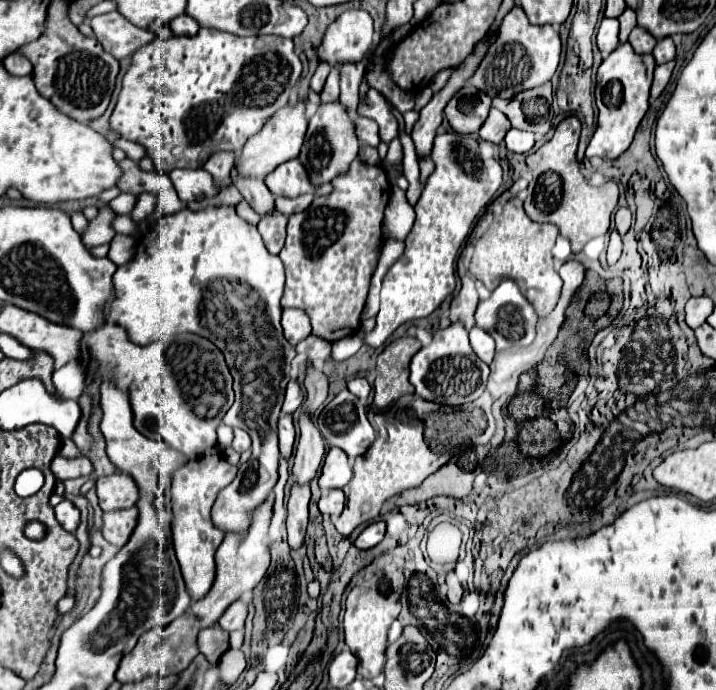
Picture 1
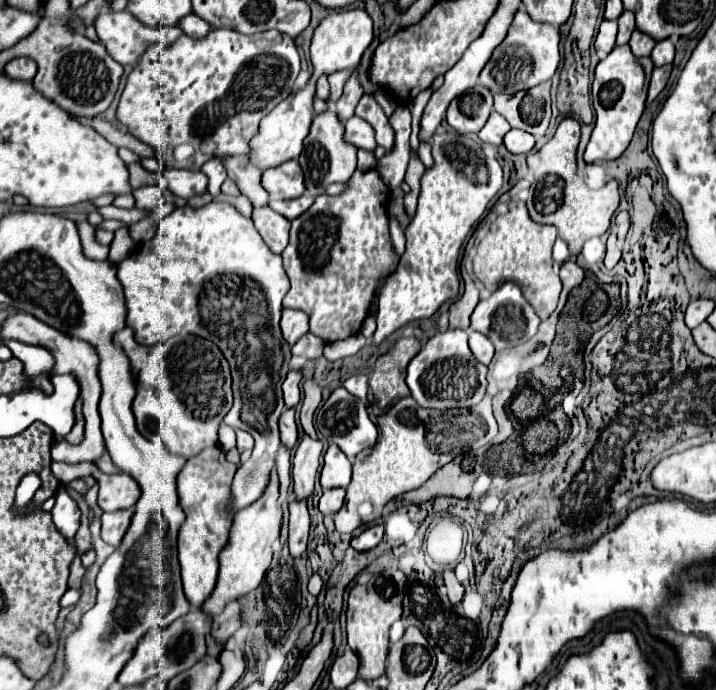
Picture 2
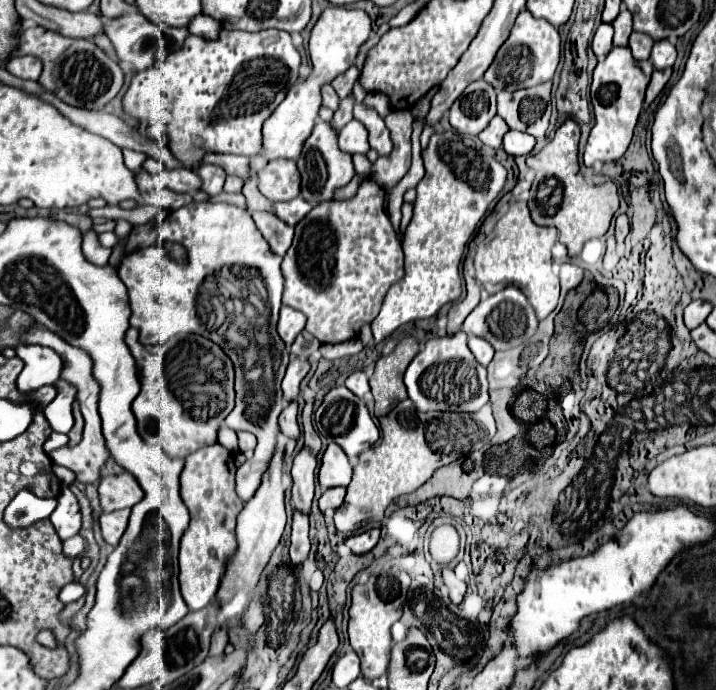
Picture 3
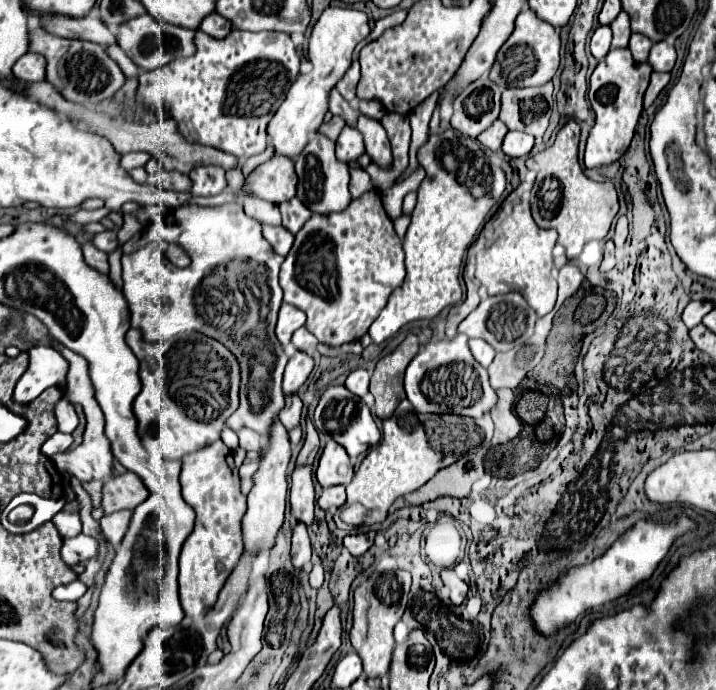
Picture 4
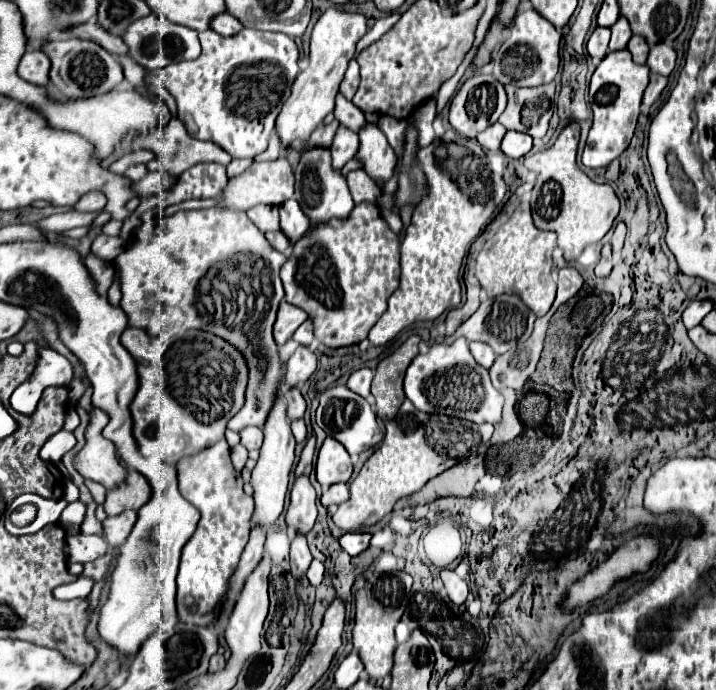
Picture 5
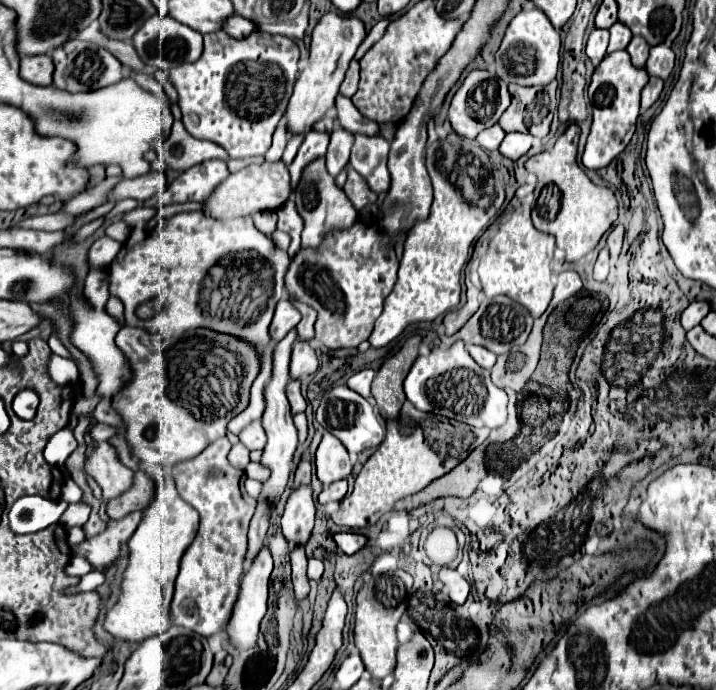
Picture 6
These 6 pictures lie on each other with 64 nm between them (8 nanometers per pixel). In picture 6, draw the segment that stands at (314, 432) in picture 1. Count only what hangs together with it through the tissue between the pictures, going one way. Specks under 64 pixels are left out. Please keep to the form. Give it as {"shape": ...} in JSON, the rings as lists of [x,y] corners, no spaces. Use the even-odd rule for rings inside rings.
{"shape":[[[300,486],[296,488],[284,508],[282,514],[282,534],[288,540],[290,548],[296,544],[308,544],[314,526],[314,500],[312,488]]]}

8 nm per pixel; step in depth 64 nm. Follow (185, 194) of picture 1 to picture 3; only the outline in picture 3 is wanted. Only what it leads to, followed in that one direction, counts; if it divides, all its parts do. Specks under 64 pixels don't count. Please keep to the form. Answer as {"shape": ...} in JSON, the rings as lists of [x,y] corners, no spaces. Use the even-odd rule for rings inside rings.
{"shape":[[[186,168],[164,169],[160,174],[166,174],[166,178],[169,176],[169,182],[166,182],[166,186],[174,192],[192,192],[192,190],[196,192],[200,188],[200,178],[192,170],[186,170]]]}

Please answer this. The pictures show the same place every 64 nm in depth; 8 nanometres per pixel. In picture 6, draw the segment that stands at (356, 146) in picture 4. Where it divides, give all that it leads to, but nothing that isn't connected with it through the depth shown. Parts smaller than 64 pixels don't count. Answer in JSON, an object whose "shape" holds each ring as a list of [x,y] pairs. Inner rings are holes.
{"shape":[[[336,126],[332,136],[330,136],[330,146],[326,152],[326,168],[330,176],[338,176],[344,168],[344,164],[348,164],[350,158],[350,148],[352,148],[352,134],[348,130],[344,130],[342,126]]]}

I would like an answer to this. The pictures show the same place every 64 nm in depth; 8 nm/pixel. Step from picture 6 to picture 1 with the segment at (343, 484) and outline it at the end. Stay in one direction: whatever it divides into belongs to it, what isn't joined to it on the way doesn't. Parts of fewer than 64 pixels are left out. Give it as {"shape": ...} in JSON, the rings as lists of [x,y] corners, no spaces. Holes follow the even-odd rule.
{"shape":[[[328,490],[322,494],[320,502],[318,502],[318,508],[324,516],[330,516],[330,518],[338,518],[342,508],[344,508],[344,492],[342,490]]]}

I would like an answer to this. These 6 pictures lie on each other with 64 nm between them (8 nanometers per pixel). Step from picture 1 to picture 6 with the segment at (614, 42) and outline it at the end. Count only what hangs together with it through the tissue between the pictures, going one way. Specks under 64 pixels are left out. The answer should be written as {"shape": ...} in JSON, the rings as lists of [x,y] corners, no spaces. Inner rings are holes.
{"shape":[[[598,28],[592,30],[586,44],[586,54],[594,66],[602,62],[602,58],[606,56],[606,48],[608,48],[608,30],[598,30]]]}

